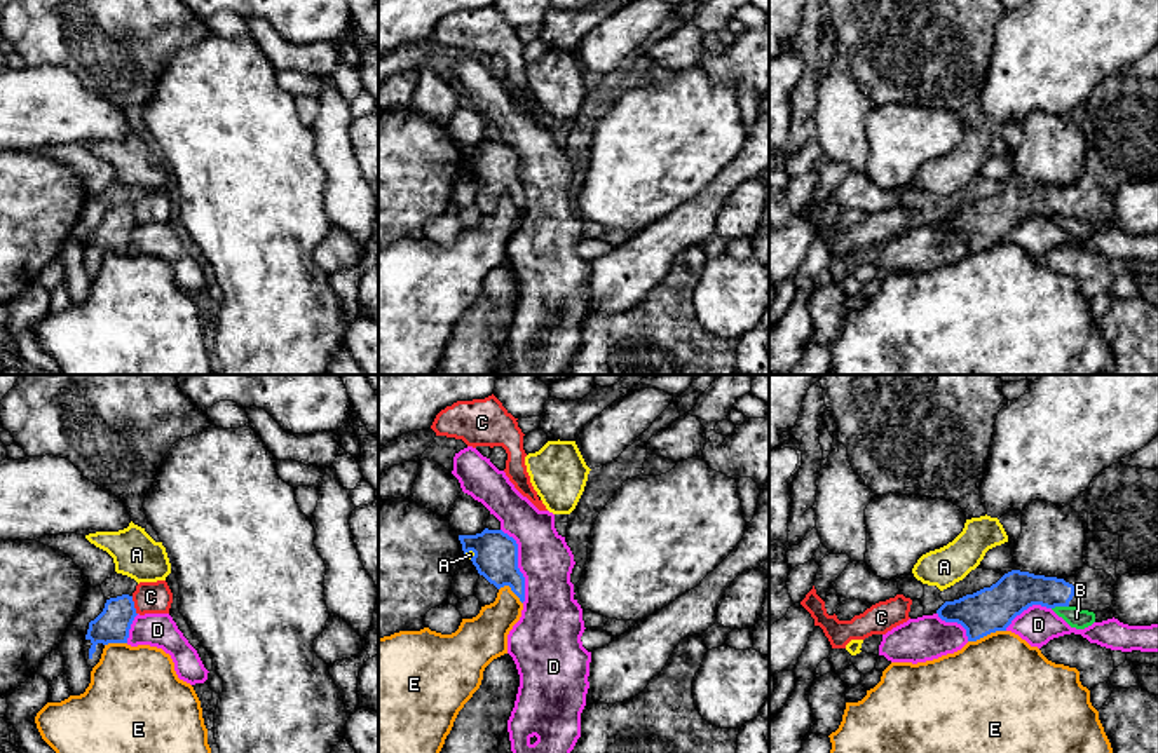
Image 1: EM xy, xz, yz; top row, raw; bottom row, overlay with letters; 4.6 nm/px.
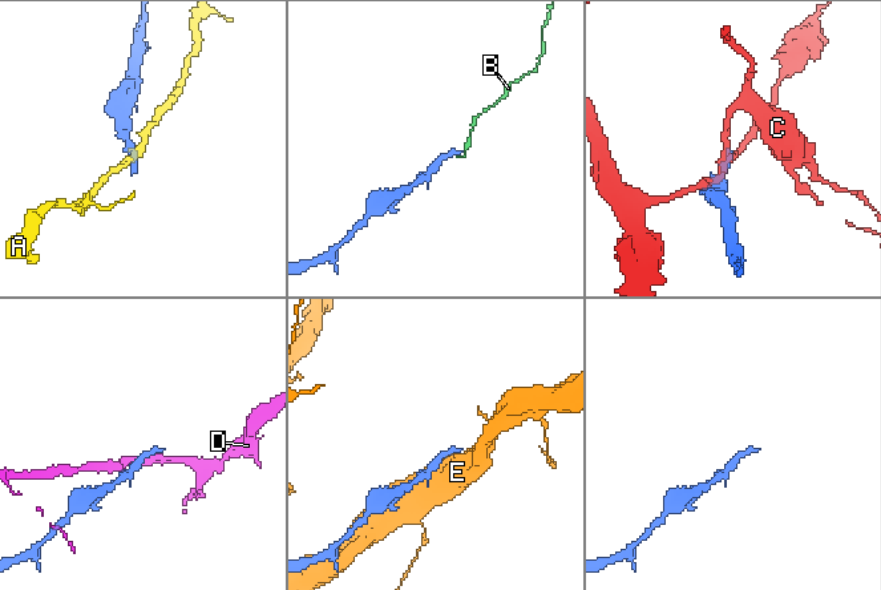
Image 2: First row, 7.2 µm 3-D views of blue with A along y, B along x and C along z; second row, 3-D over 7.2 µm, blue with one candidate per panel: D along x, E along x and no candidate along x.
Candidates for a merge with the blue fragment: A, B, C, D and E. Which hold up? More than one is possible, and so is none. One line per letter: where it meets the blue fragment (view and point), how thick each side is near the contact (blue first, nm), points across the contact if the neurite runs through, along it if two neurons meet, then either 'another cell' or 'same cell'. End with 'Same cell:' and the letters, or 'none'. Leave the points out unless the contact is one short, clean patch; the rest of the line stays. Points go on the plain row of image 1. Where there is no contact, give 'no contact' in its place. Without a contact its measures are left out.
A: meets blue in xz at (470, 159); 200 nm thick on the blue side, 40 nm on the other; border along xz (464, 162), (471, 161), (475, 164); another cell
B: meets blue in yz at (1059, 215); 190 nm thick on the blue side, 90 nm on the other; border along yz (1068, 215), (1052, 218); another cell
C: meets blue in xy at (133, 215); 160 nm thick on the blue side, 140 nm on the other; another cell
D: meets blue in xz at (517, 175); 200 nm thick on the blue side, 240 nm on the other; another cell
E: meets blue in yz at (986, 244); 200 nm thick on the blue side, 480 nm on the other; another cell
Same cell: none

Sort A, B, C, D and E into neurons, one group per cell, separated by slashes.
A / B / C / D / E

